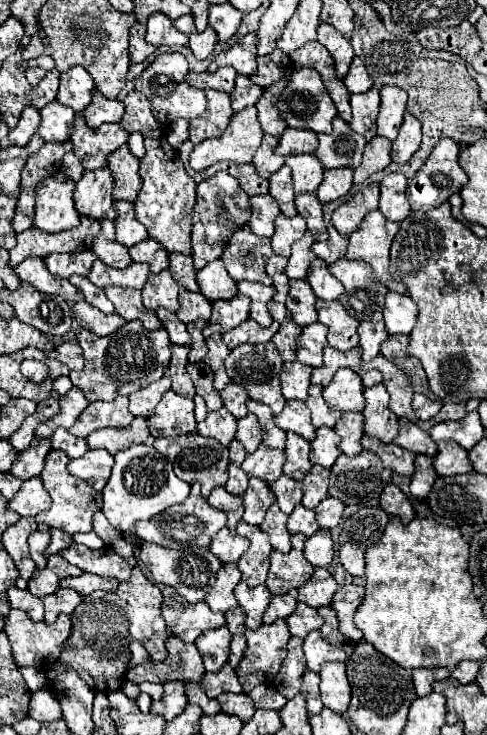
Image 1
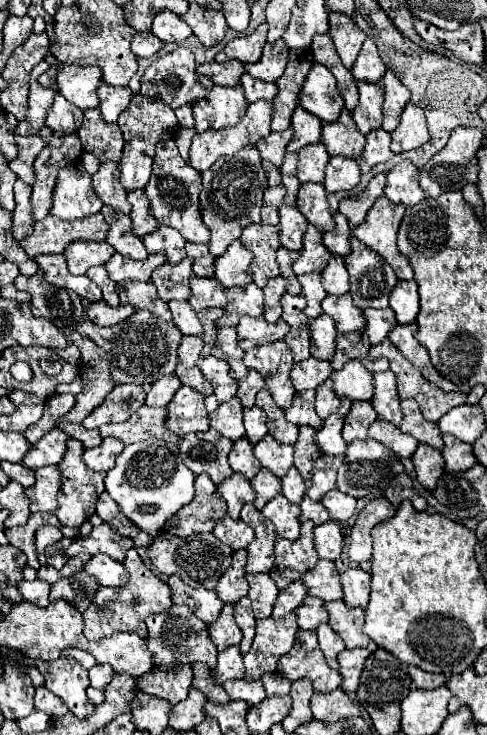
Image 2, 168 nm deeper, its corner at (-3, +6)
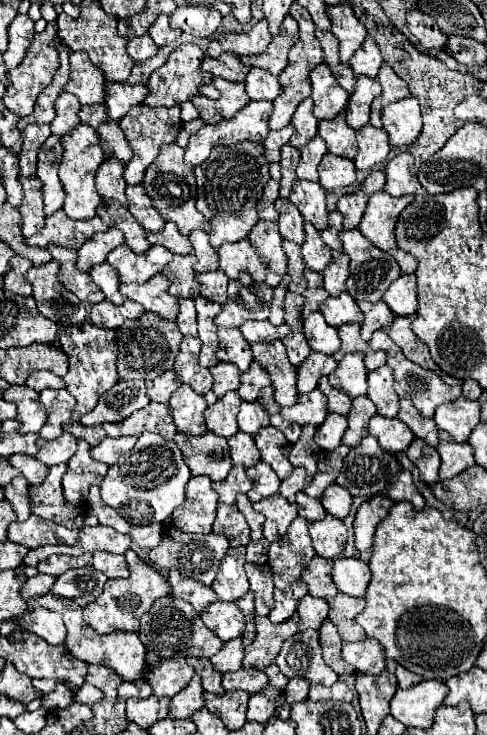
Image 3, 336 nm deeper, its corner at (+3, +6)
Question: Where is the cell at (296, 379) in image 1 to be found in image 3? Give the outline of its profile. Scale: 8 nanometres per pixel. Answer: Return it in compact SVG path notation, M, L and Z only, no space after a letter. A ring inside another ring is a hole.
M311 351L311 355L301 363L297 371L299 393L311 393L317 387L319 377L329 375L333 369L335 369L335 359L331 355Z

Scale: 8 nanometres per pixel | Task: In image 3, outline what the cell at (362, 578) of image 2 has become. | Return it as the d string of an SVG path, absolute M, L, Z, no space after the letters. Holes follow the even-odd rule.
M357 557L335 559L331 575L333 575L333 583L337 585L337 589L351 597L363 597L369 581L371 581L369 563L357 559Z

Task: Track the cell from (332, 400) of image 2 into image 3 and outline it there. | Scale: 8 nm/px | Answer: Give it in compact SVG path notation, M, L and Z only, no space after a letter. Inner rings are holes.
M325 375L319 381L319 389L327 395L327 399L329 399L329 411L331 413L339 413L339 415L347 415L349 413L349 409L351 409L351 397L347 397L345 393L333 389L329 385L329 381L327 381Z

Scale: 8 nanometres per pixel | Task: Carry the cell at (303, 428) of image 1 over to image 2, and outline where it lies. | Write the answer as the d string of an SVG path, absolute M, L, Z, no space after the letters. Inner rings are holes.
M315 391L295 393L293 405L285 409L285 419L295 425L309 425L313 429L321 429L323 421L315 413Z

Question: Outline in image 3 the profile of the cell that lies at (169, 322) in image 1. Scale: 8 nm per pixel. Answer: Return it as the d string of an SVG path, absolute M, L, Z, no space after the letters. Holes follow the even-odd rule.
M179 299L179 315L175 323L183 335L197 337L197 313L193 299Z

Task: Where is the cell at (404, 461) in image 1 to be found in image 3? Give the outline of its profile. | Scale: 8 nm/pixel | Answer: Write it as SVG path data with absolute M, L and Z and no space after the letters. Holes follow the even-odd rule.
M373 415L369 421L369 433L379 439L379 445L389 453L401 453L415 439L411 429L399 419L387 419Z

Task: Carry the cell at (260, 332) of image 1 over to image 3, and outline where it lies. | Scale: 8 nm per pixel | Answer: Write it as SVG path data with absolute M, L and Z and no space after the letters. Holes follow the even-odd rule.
M245 321L241 333L249 343L263 343L263 341L283 339L287 333L291 333L291 327L287 323L275 327L269 321Z

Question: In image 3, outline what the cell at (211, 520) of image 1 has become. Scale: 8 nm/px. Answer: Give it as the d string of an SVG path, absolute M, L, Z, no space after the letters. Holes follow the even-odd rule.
M207 475L191 477L187 483L185 503L171 515L171 525L185 533L211 533L217 509L217 493Z

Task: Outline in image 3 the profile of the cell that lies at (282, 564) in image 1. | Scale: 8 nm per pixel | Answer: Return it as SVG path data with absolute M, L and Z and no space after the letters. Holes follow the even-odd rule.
M303 517L293 519L287 535L269 547L269 565L275 577L275 587L287 589L295 583L309 561L315 557L315 549L309 537L309 521Z

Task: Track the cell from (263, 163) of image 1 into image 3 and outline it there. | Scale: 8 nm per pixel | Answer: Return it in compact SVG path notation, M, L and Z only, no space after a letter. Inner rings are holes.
M287 125L285 129L279 129L279 131L269 131L267 139L263 141L263 145L265 145L265 159L269 163L279 163L281 147L289 141L291 133L293 133L293 125Z

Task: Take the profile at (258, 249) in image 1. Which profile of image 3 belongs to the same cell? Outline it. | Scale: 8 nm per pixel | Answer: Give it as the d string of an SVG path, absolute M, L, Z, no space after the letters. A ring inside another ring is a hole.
M259 221L249 237L247 237L261 253L261 257L269 263L269 275L265 279L267 285L279 285L283 275L287 273L287 255L283 253L283 237L277 229L275 221Z

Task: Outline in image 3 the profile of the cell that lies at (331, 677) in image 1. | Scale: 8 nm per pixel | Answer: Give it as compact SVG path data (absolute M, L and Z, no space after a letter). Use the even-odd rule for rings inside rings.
M365 637L357 643L343 643L343 659L355 667L359 673L381 673L385 671L383 645L375 639Z

